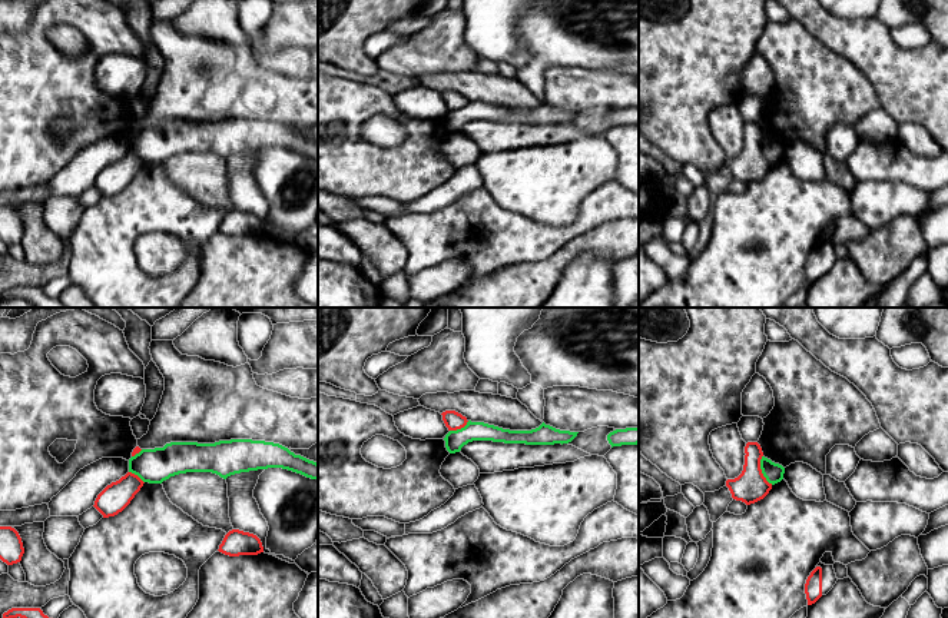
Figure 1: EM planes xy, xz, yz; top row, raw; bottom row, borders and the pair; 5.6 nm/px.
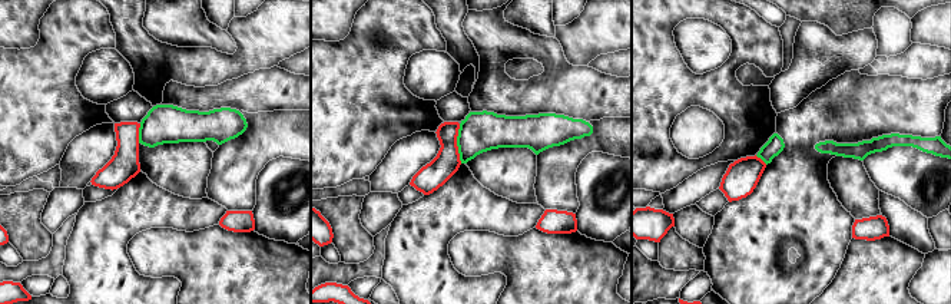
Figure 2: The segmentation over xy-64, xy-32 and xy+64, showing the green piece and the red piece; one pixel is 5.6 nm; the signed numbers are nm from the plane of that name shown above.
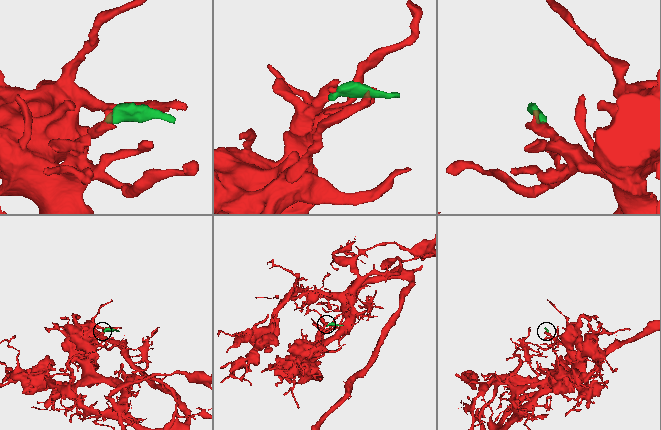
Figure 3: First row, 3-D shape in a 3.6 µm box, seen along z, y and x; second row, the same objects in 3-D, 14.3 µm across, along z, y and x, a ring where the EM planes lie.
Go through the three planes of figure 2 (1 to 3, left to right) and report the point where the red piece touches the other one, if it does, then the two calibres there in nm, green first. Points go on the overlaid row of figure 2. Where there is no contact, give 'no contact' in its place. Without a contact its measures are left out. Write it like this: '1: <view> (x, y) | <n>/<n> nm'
1: xy-64 (139, 134) | 220/160 nm
2: xy-32 (457, 144) | 220/150 nm
3: xy+64 (761, 158) | 100/190 nm

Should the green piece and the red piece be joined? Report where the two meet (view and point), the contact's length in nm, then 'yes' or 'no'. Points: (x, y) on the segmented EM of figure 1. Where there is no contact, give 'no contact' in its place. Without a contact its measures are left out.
contact yz (762, 471); length 180 nm; no

